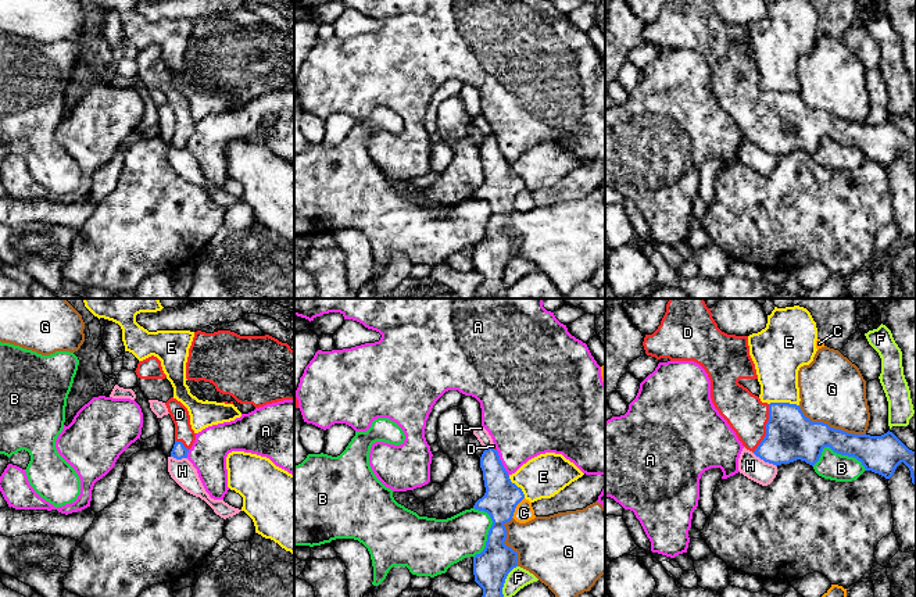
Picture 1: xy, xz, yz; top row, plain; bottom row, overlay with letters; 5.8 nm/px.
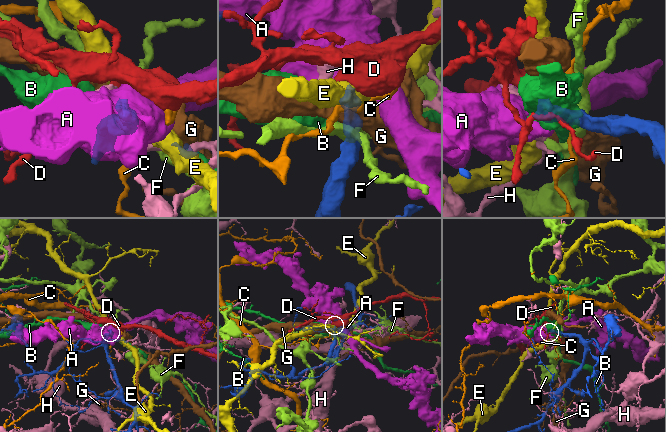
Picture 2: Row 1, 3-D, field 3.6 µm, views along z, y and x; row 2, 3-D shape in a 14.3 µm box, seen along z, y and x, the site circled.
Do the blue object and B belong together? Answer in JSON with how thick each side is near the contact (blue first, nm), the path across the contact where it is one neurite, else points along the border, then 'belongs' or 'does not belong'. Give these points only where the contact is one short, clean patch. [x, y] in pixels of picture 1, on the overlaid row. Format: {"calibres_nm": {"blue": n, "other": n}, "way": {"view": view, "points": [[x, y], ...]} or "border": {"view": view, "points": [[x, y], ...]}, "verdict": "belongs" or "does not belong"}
{"calibres_nm": {"blue": 260, "other": 160}, "verdict": "does not belong"}

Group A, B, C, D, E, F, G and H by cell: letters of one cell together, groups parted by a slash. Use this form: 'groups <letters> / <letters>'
groups A / B / C / D / E / F / G / H

